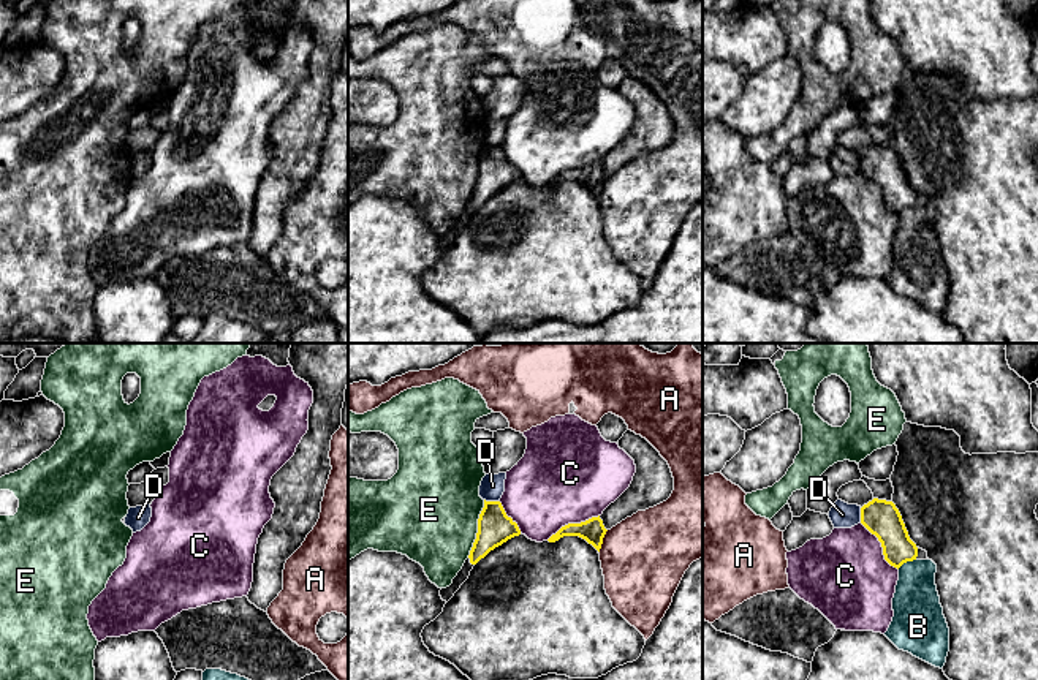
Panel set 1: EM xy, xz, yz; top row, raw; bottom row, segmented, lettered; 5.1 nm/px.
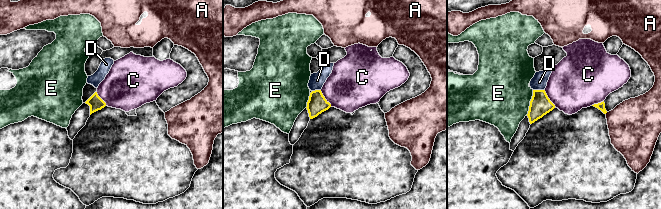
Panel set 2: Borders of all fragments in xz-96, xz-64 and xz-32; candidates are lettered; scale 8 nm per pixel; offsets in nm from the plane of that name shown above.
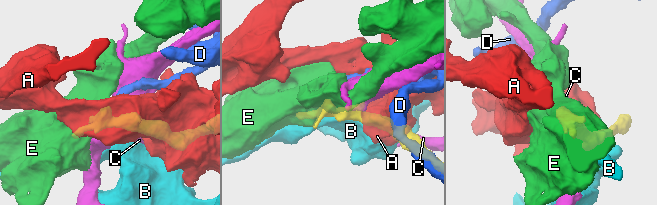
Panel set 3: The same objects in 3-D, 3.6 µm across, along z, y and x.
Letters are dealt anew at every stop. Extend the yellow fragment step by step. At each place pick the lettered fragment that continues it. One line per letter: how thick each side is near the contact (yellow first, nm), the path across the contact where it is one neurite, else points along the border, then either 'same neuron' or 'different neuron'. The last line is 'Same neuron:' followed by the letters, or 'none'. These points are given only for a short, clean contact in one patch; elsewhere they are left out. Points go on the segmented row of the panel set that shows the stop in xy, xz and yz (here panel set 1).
A: 120 nm thick on the yellow side, 440 nm on the other; different neuron
B: 180 nm thick on the yellow side, 240 nm on the other; different neuron
C: 120 nm thick on the yellow side, 500 nm on the other; different neuron
D: 180 nm thick on the yellow side, 130 nm on the other; different neuron
E: 180 nm thick on the yellow side, 480 nm on the other; different neuron
Same neuron: none

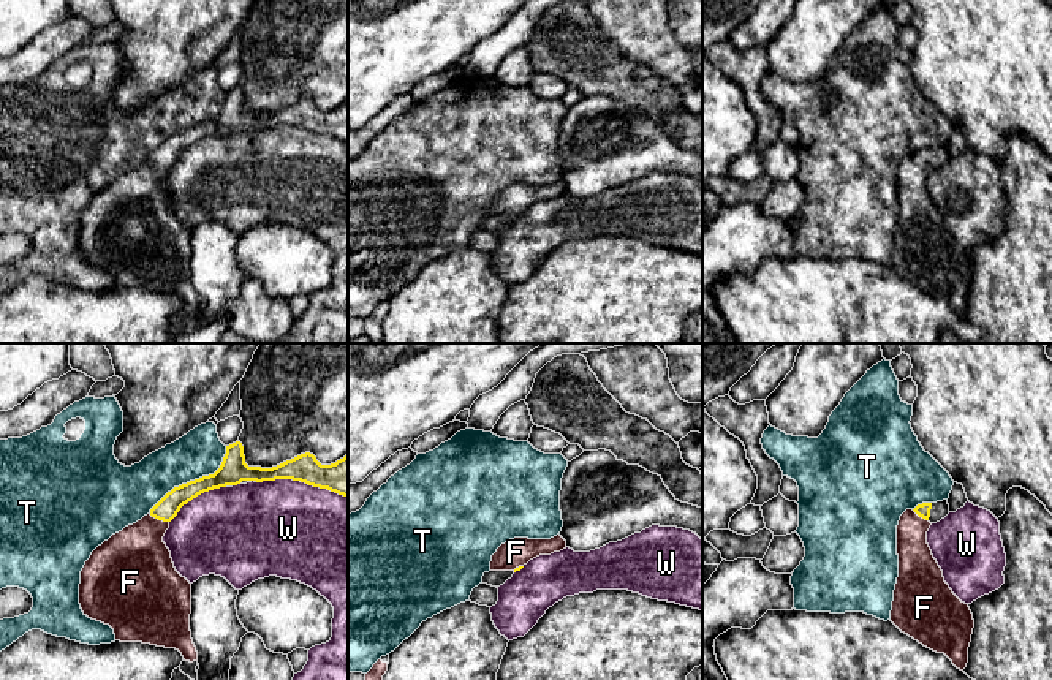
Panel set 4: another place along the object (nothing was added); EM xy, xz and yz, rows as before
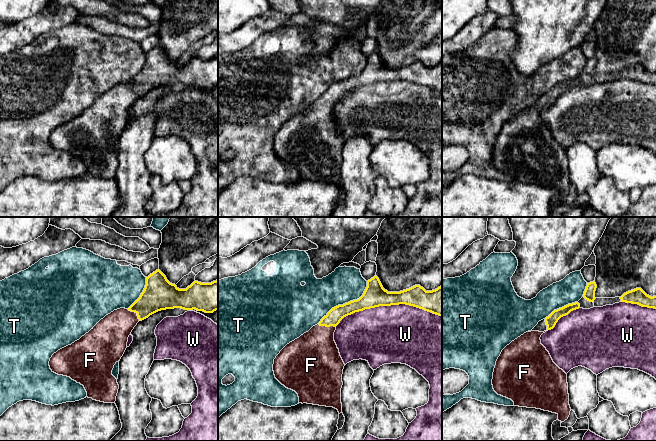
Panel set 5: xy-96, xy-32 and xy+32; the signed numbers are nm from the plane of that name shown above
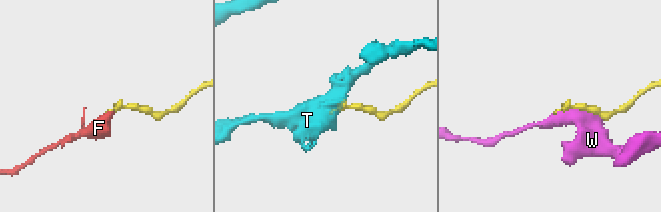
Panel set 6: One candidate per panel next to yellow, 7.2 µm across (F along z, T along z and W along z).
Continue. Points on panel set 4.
F: 110 nm thick on the yellow side, 360 nm on the other; runs through xy (170, 505), (158, 519), (141, 543), (135, 562); same neuron
T: 140 nm thick on the yellow side, 240 nm on the other; different neuron
W: 190 nm thick on the yellow side, 480 nm on the other; different neuron
Same neuron: F

